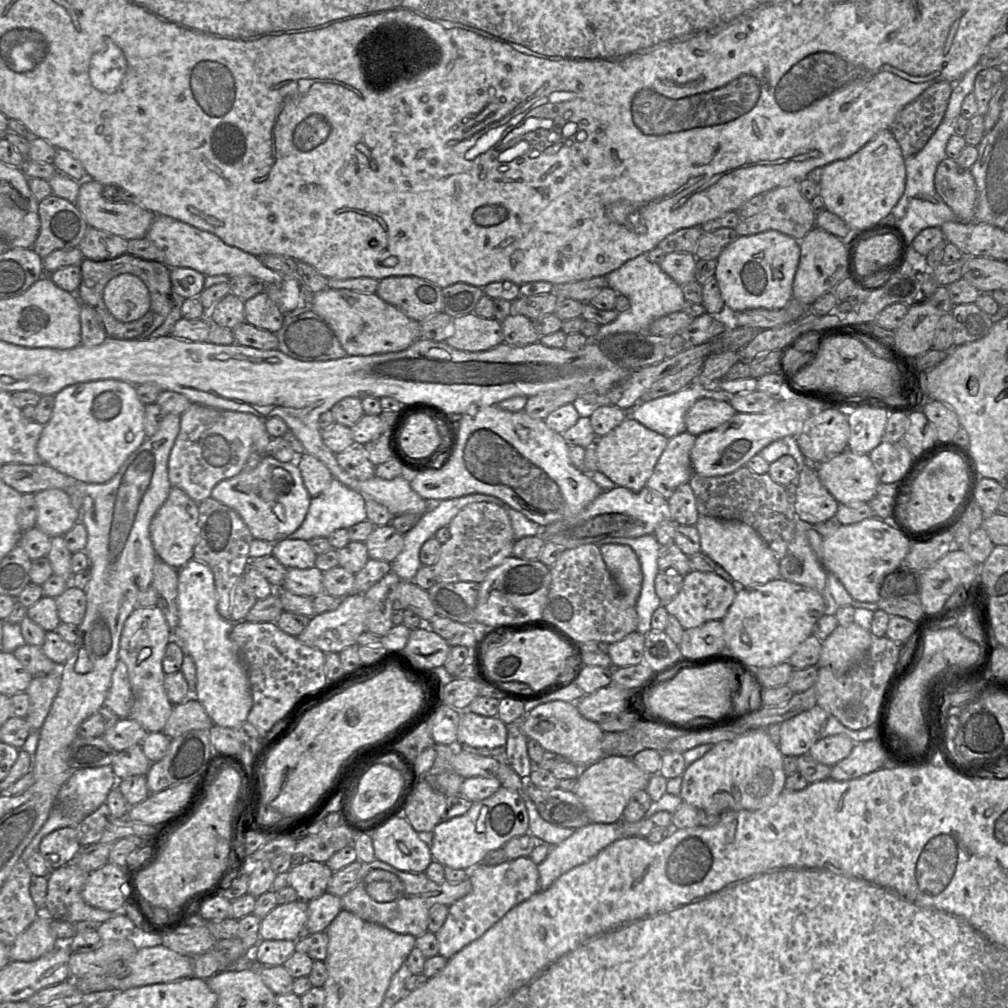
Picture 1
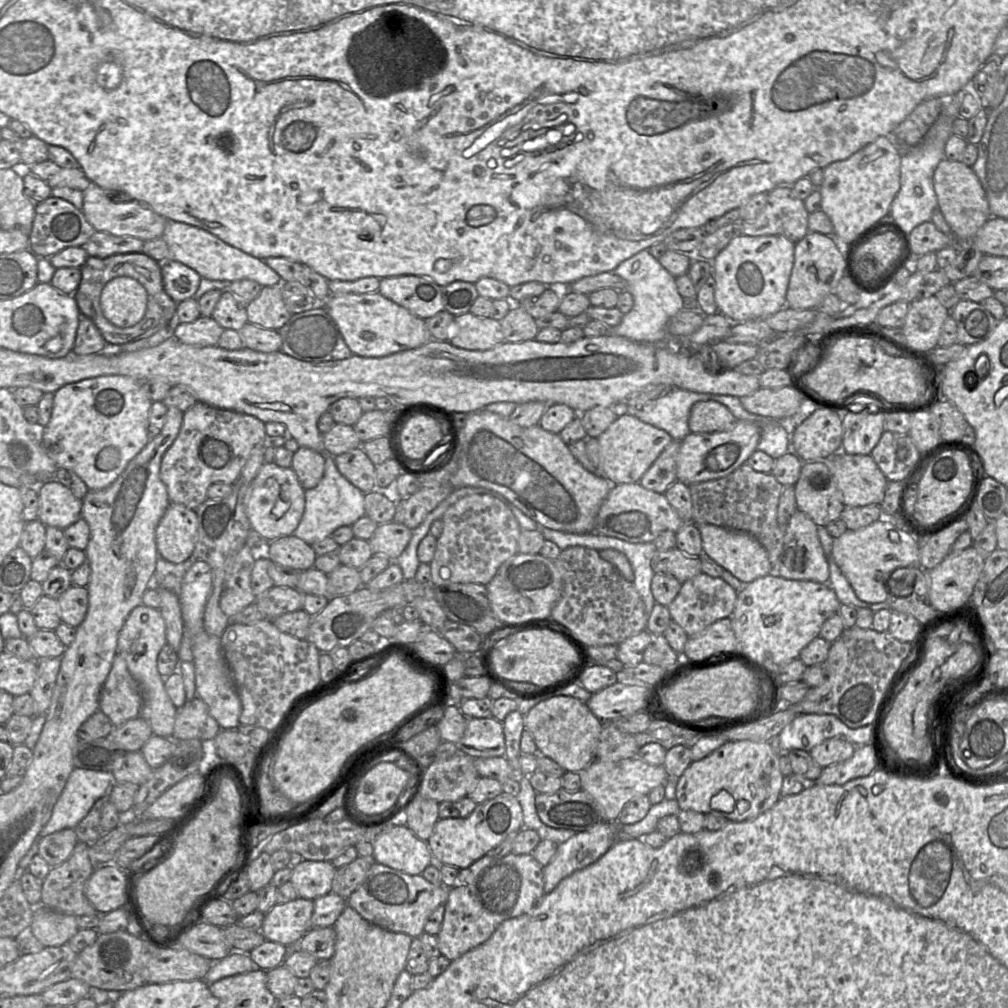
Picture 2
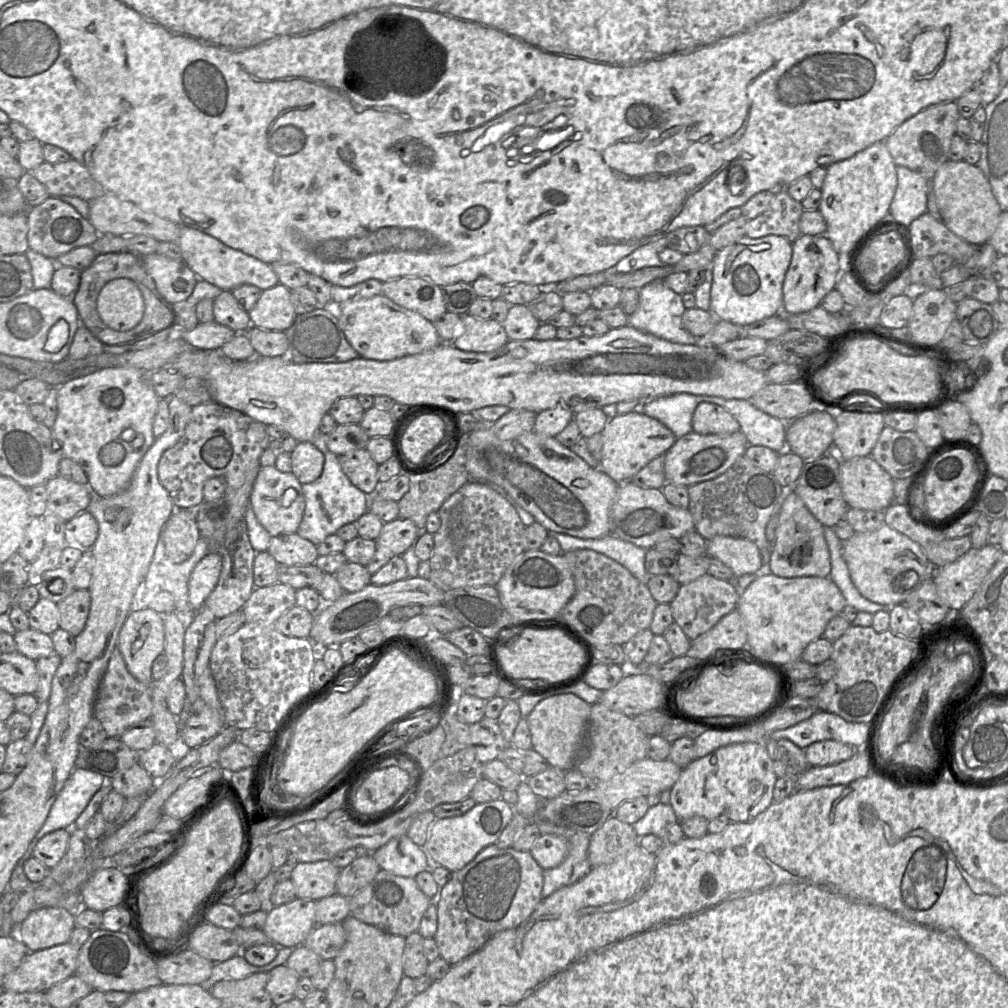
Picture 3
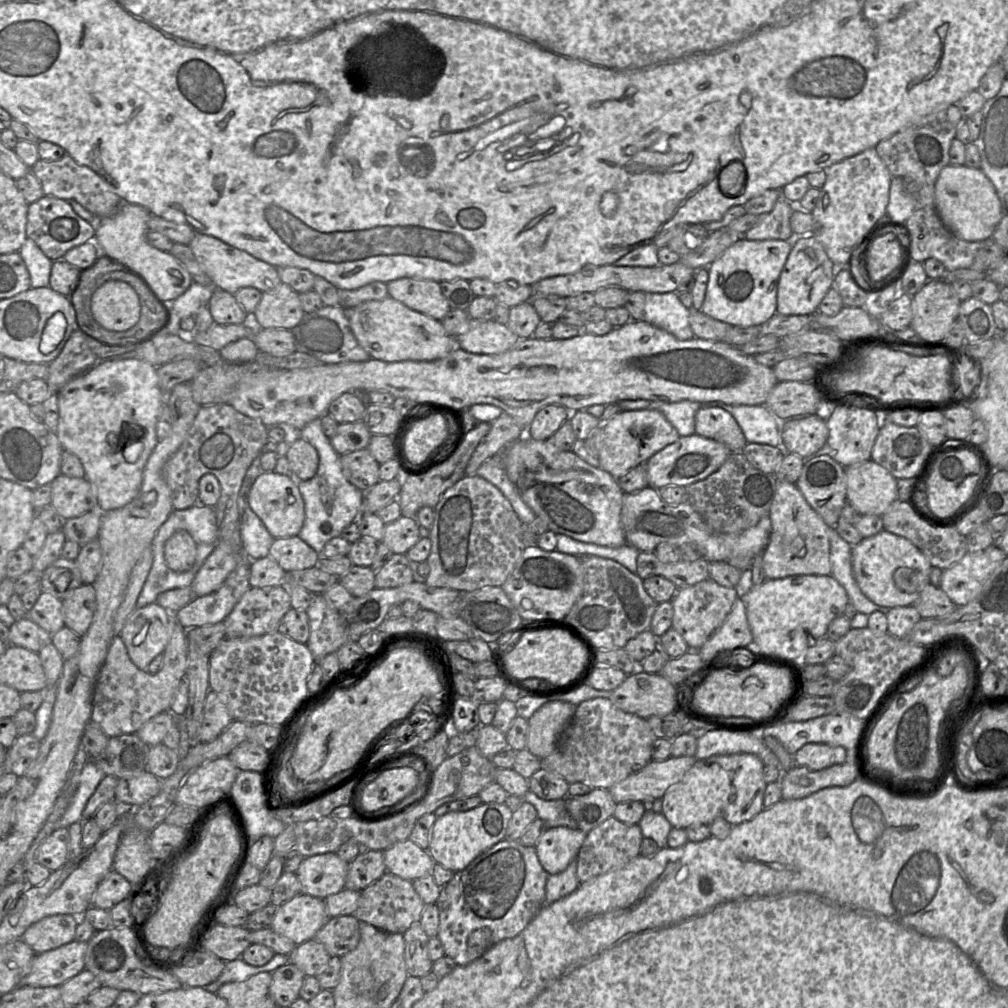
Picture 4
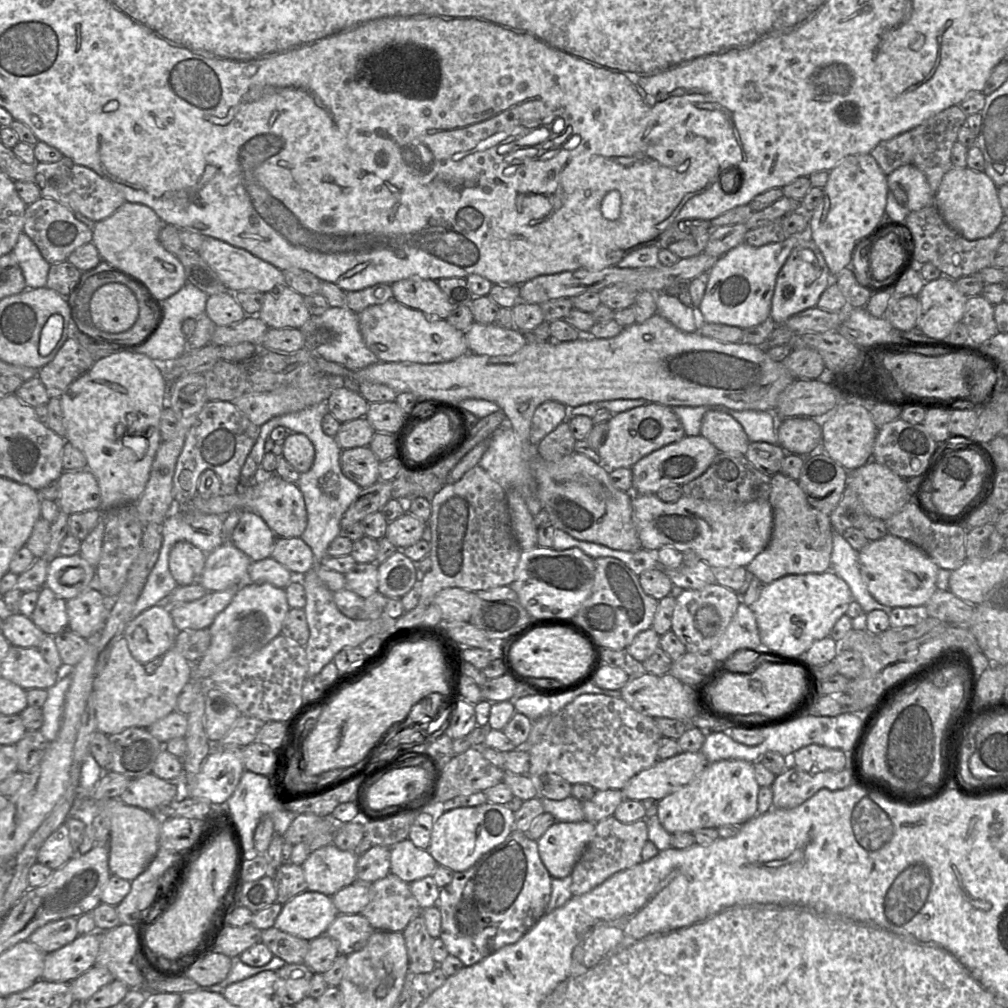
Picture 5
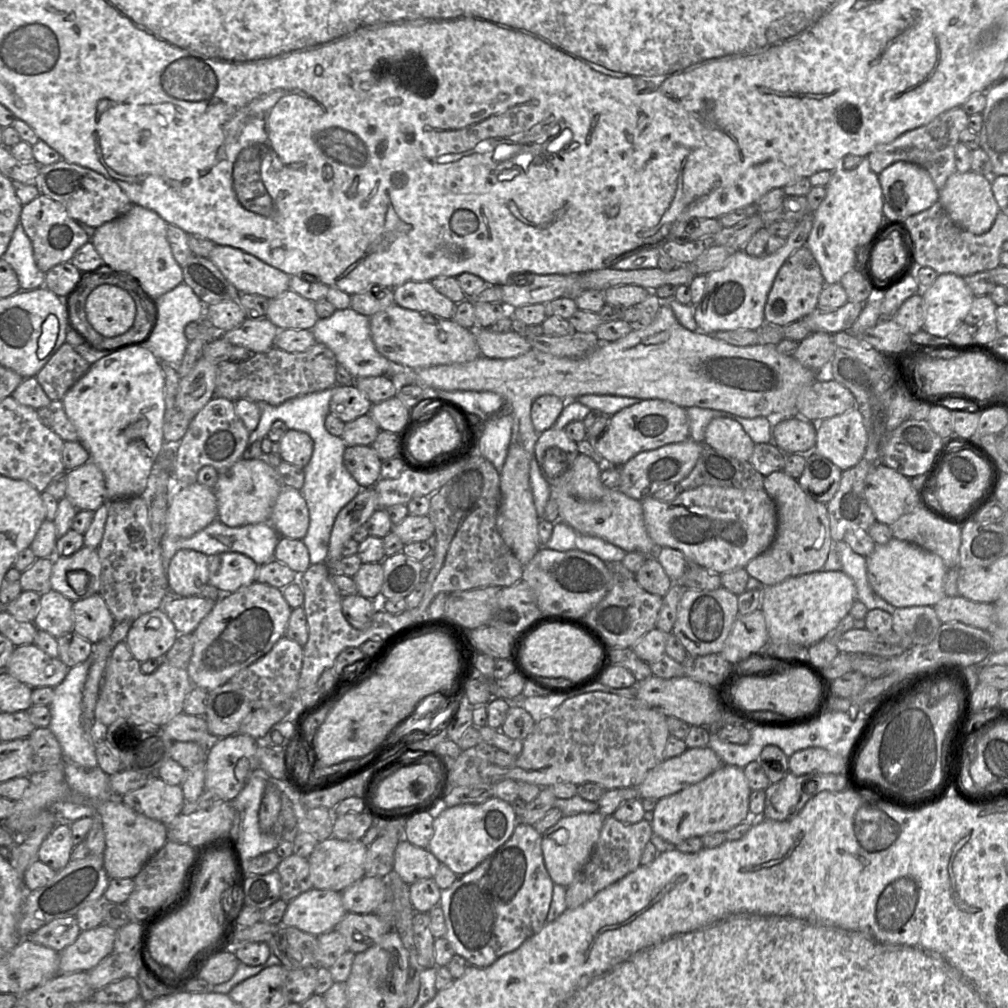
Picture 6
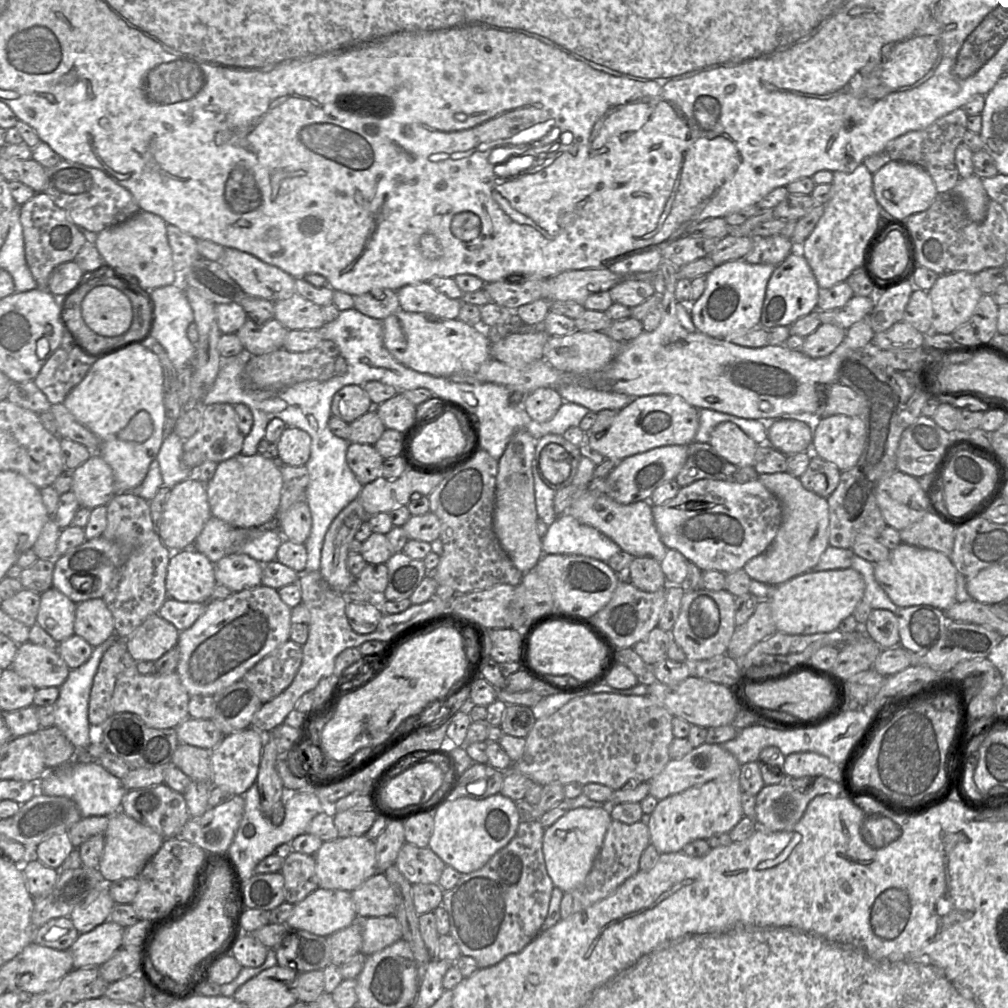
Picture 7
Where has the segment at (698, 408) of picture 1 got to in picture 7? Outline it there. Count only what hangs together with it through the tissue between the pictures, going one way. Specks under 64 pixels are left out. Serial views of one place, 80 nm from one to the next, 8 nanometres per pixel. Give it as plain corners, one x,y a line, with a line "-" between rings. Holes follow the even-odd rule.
726,421
718,424
711,433
709,444
730,463
754,467
759,444
735,423

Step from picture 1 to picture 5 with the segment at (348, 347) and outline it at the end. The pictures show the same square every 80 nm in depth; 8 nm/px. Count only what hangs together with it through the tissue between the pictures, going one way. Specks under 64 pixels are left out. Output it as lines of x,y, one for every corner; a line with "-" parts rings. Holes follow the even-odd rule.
394,298
365,308
358,314
358,321
366,346
379,362
442,363
469,352
465,331
458,330
446,319
430,317

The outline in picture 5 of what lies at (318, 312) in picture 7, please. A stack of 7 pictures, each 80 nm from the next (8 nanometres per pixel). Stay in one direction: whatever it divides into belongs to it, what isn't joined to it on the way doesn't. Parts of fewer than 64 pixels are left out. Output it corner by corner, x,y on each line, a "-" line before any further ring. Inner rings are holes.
288,286
264,293
264,302
257,316
269,328
300,329
311,317
304,296

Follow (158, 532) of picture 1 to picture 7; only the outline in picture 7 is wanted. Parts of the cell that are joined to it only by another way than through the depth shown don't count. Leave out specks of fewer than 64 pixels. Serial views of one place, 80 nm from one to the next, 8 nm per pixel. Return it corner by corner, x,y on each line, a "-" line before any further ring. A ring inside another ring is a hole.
193,548
172,551
166,573
168,597
207,603
217,585
214,570
214,563

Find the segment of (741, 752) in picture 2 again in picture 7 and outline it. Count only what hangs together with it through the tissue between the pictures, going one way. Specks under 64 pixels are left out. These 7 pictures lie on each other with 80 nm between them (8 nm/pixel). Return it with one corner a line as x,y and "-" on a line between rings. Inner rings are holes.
738,777
715,779
658,801
647,825
650,843
660,854
682,851
690,842
729,831
744,816

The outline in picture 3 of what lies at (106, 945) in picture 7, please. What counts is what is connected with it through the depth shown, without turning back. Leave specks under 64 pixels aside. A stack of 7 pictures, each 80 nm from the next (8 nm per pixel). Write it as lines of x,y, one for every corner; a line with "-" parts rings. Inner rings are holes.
64,943
30,951
20,966
5,976
1,990
13,992
47,991
75,974
80,948

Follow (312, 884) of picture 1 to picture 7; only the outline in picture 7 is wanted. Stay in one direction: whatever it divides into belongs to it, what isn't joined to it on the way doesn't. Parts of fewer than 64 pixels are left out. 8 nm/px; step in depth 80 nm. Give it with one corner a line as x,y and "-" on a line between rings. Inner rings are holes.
366,835
338,837
325,841
314,854
318,885
324,889
339,889
352,892
378,872
375,840

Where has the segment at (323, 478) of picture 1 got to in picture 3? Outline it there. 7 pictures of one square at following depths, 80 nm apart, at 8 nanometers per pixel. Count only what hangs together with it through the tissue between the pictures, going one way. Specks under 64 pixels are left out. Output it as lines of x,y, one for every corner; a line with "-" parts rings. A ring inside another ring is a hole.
298,442
290,459
292,473
301,484
314,482
323,472
325,457
312,442

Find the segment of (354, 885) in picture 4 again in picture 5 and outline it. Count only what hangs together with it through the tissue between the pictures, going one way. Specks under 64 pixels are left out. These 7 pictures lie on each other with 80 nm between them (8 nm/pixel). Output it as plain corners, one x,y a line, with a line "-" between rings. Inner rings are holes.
374,845
360,855
356,864
356,881
373,883
391,873
390,848

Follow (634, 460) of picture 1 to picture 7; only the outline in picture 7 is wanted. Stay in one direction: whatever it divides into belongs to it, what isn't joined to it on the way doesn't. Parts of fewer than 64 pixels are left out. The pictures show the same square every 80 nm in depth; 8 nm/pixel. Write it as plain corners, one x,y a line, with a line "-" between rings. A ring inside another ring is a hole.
655,394
635,398
629,405
622,408
611,426
605,431
597,441
590,435
587,435
586,442
602,454
605,458
623,460
629,456
649,451
656,447
667,445
685,445
694,441
699,428
699,410
687,403
678,395

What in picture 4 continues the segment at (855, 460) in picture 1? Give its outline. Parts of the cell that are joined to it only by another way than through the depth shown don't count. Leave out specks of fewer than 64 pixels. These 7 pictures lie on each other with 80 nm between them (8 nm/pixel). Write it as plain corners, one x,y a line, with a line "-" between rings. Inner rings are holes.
872,459
845,471
846,501
859,515
882,516
898,500
897,479

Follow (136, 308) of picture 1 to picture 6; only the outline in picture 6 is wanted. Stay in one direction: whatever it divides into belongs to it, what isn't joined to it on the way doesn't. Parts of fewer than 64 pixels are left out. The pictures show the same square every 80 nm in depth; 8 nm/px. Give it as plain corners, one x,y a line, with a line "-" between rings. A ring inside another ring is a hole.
114,284
96,287
87,297
84,308
88,323
104,337
126,333
136,315
136,305
131,295

